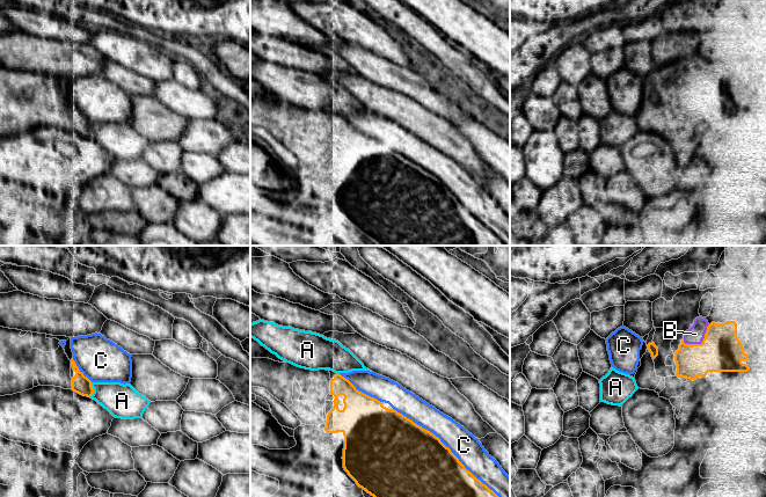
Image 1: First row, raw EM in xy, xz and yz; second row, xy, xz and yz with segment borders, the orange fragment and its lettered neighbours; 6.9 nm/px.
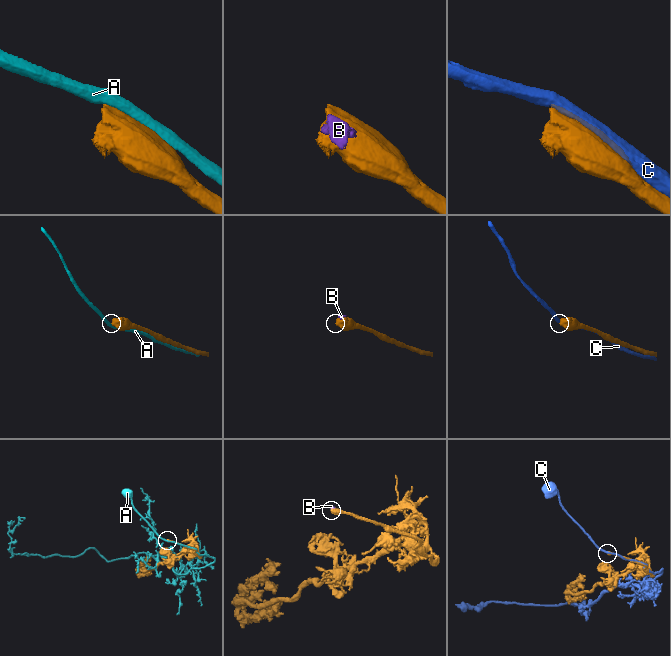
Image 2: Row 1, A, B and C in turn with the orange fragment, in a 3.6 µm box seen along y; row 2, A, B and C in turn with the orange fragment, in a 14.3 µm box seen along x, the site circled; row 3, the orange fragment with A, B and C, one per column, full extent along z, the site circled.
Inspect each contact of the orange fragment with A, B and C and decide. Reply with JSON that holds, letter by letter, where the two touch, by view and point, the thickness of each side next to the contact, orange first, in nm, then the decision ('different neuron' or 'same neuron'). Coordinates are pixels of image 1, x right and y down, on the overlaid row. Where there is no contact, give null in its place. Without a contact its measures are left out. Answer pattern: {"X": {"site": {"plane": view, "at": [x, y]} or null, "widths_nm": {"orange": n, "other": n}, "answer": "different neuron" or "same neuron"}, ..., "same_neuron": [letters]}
{"A": {"site": {"plane": "xy", "at": [93, 389]}, "widths_nm": {"orange": 130, "other": 240}, "answer": "different neuron"}, "B": {"site": {"plane": "yz", "at": [701, 343]}, "widths_nm": {"orange": 280, "other": 120}, "answer": "different neuron"}, "C": {"site": {"plane": "xz", "at": [447, 447]}, "widths_nm": {"orange": 460, "other": 190}, "answer": "different neuron"}, "same_neuron": []}

